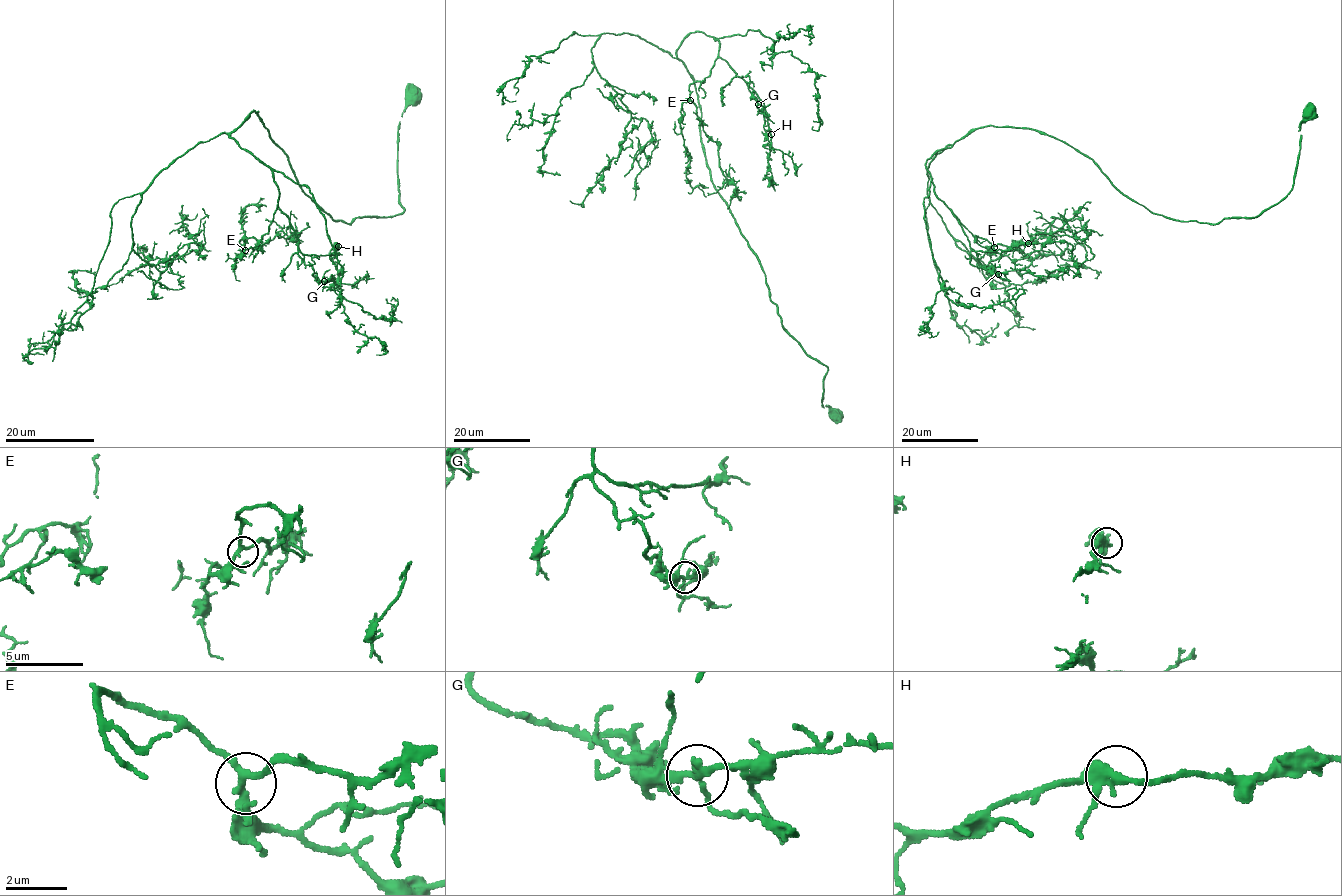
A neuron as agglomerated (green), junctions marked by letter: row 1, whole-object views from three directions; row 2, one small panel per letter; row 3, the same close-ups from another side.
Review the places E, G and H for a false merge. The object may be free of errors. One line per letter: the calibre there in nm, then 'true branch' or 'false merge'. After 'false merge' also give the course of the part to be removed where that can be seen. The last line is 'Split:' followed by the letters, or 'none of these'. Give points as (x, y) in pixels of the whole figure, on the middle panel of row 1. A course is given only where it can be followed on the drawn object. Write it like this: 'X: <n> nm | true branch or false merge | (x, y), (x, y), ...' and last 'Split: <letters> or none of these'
E: 200 nm | true branch
G: 200 nm | true branch
H: 240 nm | true branch
Split: none of these

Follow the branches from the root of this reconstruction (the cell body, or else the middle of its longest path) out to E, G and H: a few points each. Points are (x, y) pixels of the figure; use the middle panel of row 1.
E: (835, 413), (828, 368), (783, 327), (711, 180), (677, 56), (702, 31), (718, 56), (690, 100)
G: (835, 413), (822, 404), (828, 368), (783, 327), (711, 180), (682, 41), (716, 39), (758, 104)
H: (835, 413), (828, 368), (783, 327), (711, 180), (677, 56), (687, 35), (719, 42), (771, 133)

